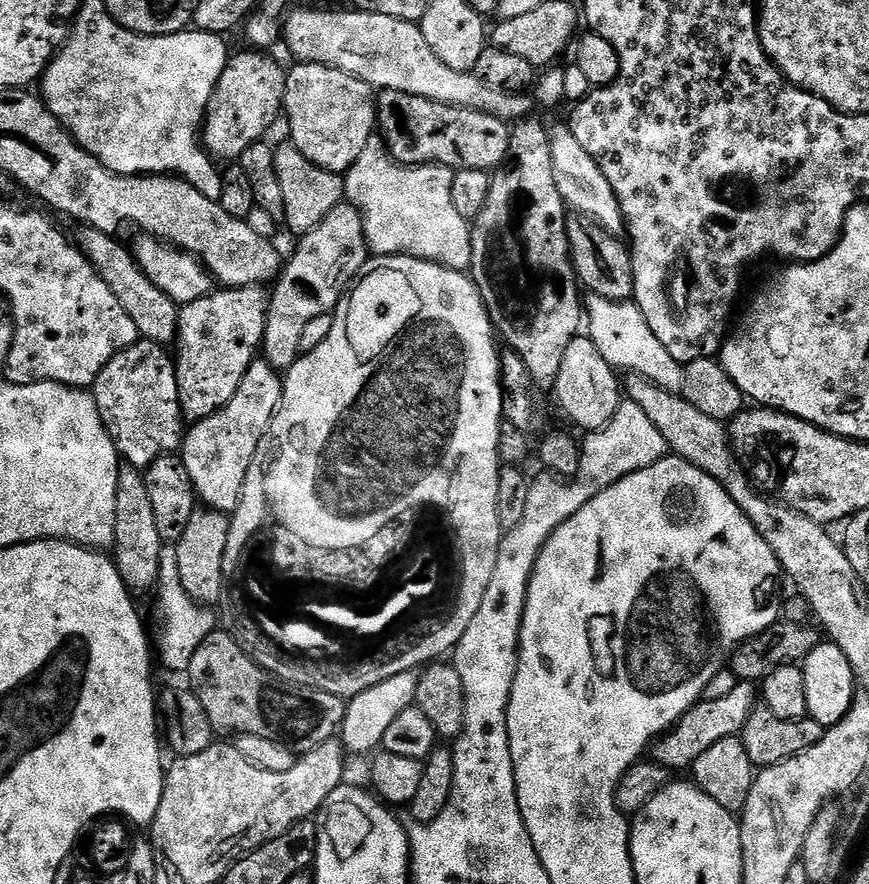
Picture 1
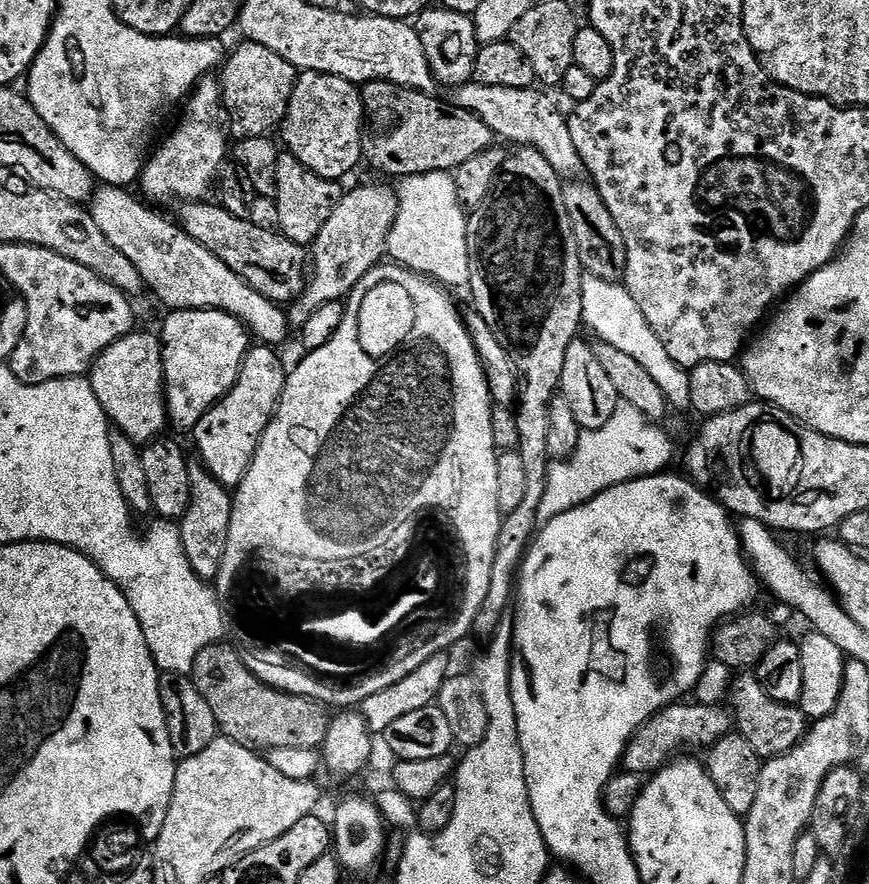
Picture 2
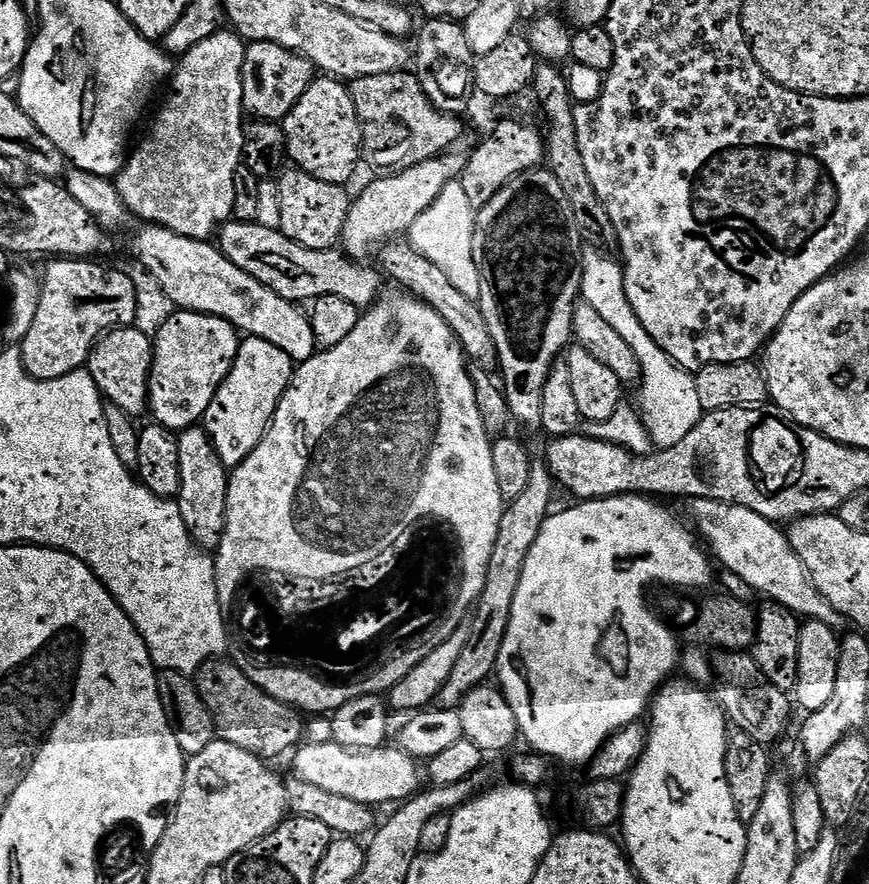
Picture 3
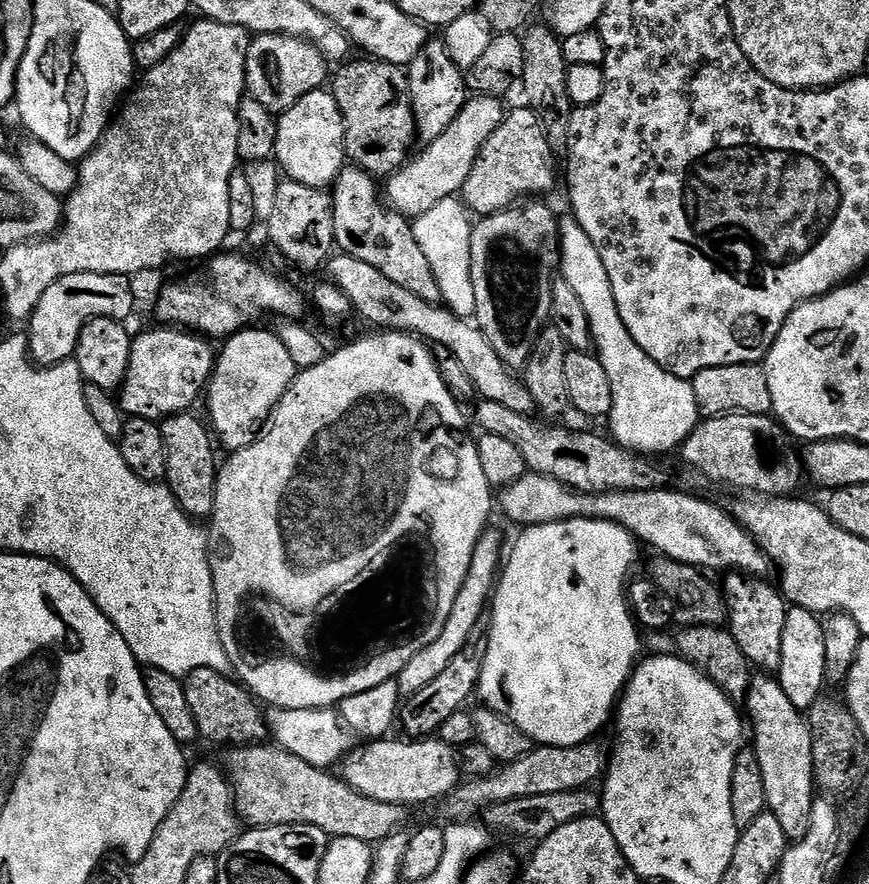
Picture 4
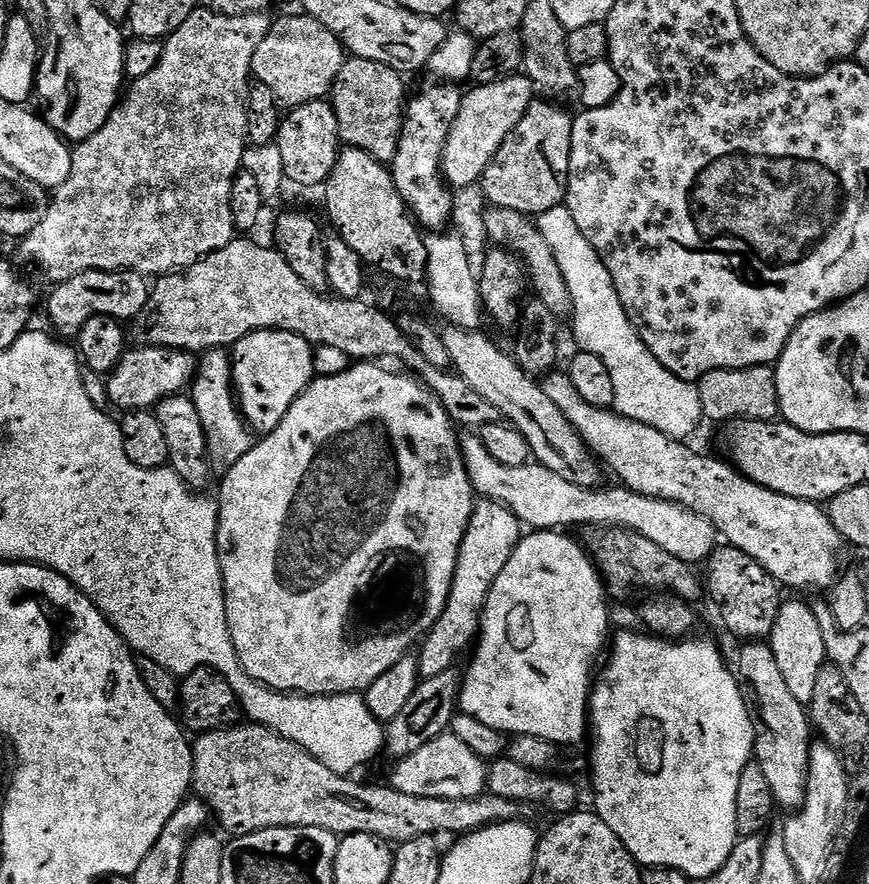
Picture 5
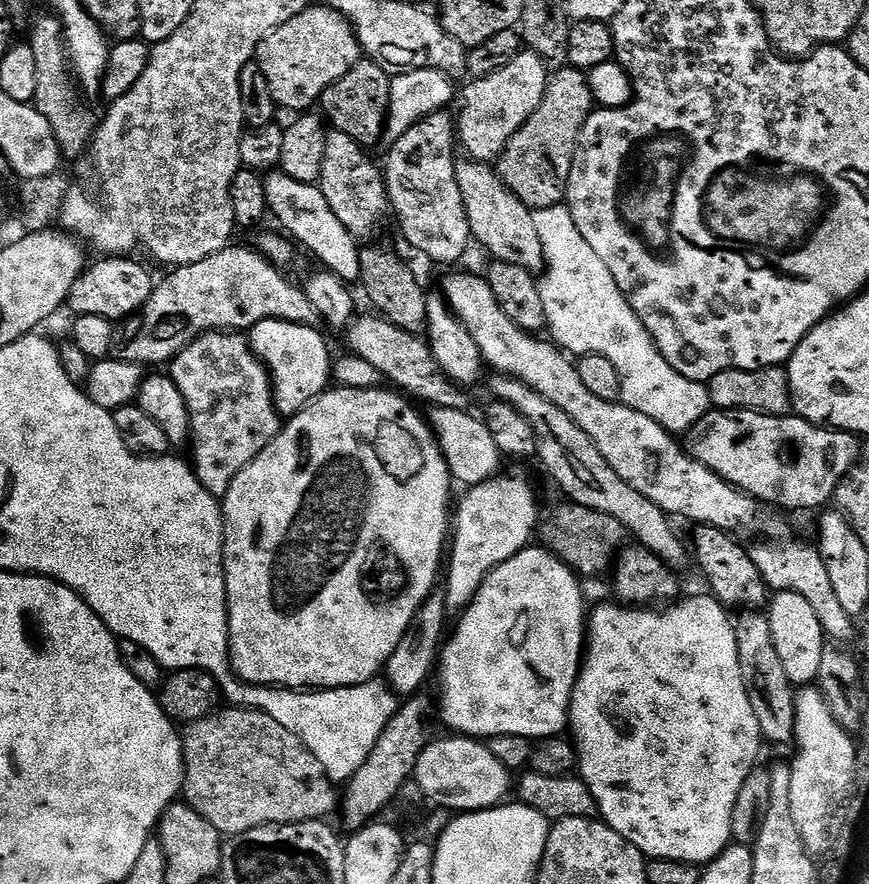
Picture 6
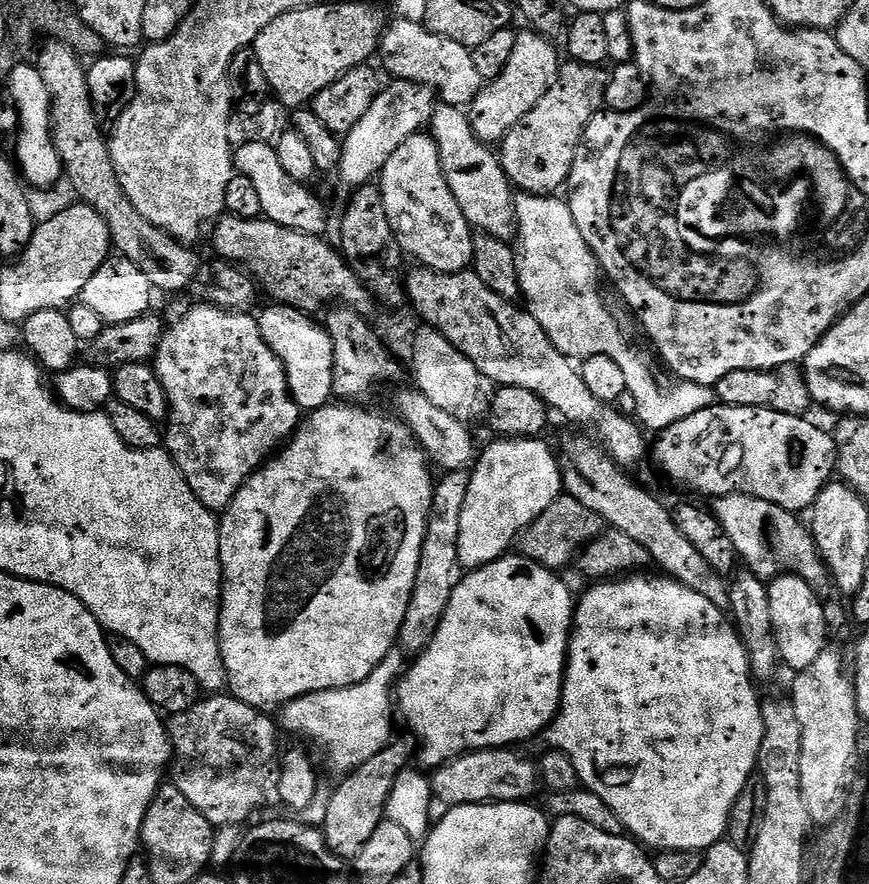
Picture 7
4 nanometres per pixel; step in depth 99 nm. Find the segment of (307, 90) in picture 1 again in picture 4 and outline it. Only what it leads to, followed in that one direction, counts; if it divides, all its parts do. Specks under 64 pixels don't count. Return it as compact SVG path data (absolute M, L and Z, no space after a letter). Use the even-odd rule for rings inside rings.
M321 90L306 94L298 102L287 105L278 116L278 138L274 160L287 179L311 188L327 189L335 185L349 159L346 124L336 93Z

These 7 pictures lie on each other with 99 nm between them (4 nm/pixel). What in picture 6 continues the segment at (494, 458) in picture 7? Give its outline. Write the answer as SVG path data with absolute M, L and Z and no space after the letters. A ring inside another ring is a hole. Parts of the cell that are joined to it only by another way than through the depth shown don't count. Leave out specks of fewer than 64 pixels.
M504 475L471 485L461 500L459 497L454 512L450 559L446 564L448 588L444 592L444 605L449 613L456 614L467 608L478 594L482 582L499 564L514 558L514 554L533 543L542 516L542 511L536 505L536 492L522 477Z

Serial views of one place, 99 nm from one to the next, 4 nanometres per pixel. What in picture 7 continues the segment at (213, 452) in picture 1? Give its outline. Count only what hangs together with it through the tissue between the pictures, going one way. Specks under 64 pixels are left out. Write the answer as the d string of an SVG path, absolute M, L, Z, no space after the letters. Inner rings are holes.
M273 303L271 307L264 313L259 313L258 316L262 338L266 338L266 346L270 346L270 350L274 350L274 354L278 354L278 358L286 370L288 388L292 391L294 402L308 414L317 412L319 408L328 407L334 396L332 391L334 386L334 342L330 340L327 328L323 323L317 321L315 324L312 321L315 319L311 315L301 312L299 308L290 308L286 304L277 303Z

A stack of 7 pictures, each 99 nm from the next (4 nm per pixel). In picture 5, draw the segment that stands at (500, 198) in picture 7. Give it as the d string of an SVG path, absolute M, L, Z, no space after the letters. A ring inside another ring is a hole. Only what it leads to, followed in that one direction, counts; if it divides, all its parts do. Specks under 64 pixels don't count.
M489 207L485 214L486 230L489 241L497 247L506 249L518 255L527 268L526 274L529 283L537 291L535 297L558 318L569 317L572 313L572 299L569 287L566 286L565 276L546 238L542 238L540 227L536 225L535 219L522 215L521 212L506 210L505 208Z

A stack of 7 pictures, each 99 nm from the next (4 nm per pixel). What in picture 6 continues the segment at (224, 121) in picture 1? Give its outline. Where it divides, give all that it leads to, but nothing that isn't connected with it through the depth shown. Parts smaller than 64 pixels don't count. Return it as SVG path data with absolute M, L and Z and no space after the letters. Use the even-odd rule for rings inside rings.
M313 6L302 14L290 18L282 26L278 26L256 48L254 63L266 74L266 82L270 82L270 94L281 109L289 108L292 114L300 114L311 104L315 105L320 95L338 78L342 78L362 58L360 43L356 40L356 31L342 14L327 6Z

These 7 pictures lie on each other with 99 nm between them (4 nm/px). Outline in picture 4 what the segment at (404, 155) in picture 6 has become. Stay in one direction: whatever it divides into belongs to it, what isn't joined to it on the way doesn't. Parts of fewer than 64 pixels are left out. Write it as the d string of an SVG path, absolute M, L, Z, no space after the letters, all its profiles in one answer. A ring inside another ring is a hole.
M429 39L423 51L416 56L408 68L412 83L412 105L416 110L416 131L425 145L436 141L440 135L458 118L470 99L470 84L465 69L456 63L447 43L443 39Z

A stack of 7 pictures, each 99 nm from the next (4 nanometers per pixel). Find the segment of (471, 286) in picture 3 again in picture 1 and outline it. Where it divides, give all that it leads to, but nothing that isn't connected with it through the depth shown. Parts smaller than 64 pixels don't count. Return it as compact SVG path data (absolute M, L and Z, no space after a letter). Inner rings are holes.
M373 136L358 161L345 173L344 194L347 203L361 216L364 237L369 253L377 257L412 256L415 260L429 260L455 272L467 273L472 266L472 234L469 221L459 217L451 201L451 187L455 171L440 165L403 166L388 155L383 141Z

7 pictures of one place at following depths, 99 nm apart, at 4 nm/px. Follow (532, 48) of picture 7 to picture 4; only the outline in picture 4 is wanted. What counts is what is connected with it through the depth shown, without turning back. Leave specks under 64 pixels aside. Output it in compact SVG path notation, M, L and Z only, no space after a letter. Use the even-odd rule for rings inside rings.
M492 94L473 95L458 118L450 122L448 129L435 142L423 149L425 152L417 160L409 159L403 168L387 177L387 203L403 216L417 218L438 206L443 199L463 193L464 183L470 178L480 152L504 122L506 107L500 100L503 99Z

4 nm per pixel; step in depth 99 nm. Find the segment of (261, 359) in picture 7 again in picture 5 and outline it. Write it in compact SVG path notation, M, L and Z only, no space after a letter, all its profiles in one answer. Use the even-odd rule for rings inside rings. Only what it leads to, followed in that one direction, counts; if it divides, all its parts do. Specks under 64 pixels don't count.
M213 348L199 357L196 375L190 385L194 406L198 406L198 418L202 418L202 430L206 430L208 459L217 473L229 472L246 454L250 454L254 433L240 414L240 405L234 395L232 382L232 358L225 349Z

